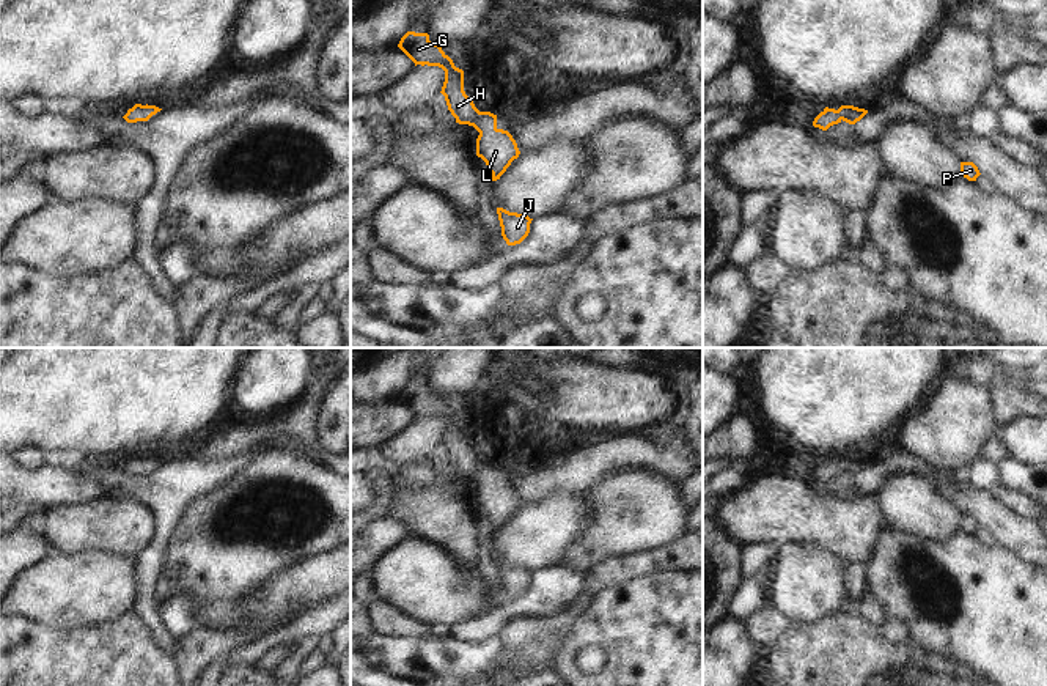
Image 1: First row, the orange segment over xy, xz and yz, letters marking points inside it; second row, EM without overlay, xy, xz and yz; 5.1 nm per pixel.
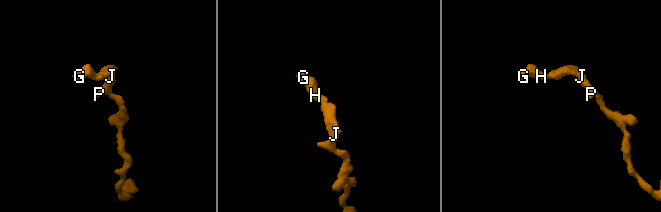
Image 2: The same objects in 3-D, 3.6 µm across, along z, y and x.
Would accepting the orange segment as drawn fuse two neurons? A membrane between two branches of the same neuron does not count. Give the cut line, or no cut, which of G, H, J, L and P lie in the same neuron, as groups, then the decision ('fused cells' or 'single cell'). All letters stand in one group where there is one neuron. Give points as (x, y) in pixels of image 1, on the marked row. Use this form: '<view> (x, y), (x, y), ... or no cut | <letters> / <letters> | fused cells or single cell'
no cut | G H J L P | single cell

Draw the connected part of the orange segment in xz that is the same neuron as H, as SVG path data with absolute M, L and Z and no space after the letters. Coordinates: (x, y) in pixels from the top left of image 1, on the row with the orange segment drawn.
M407 31L398 47L417 65L439 66L445 71L442 94L448 110L459 124L473 126L479 135L476 138L476 156L481 157L492 181L500 179L520 151L508 131L497 127L497 115L479 112L464 91L464 71L456 68L453 60L435 42L429 41L428 33Z

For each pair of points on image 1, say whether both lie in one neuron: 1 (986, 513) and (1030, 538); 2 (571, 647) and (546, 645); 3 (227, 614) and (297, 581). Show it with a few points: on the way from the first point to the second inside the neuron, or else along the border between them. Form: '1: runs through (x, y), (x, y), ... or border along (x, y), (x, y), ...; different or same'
1: runs through (997, 518), (1019, 537); same
2: border along (574, 622), (571, 636), (549, 666); different
3: border along (263, 581), (241, 601), (239, 619), (231, 628); different

